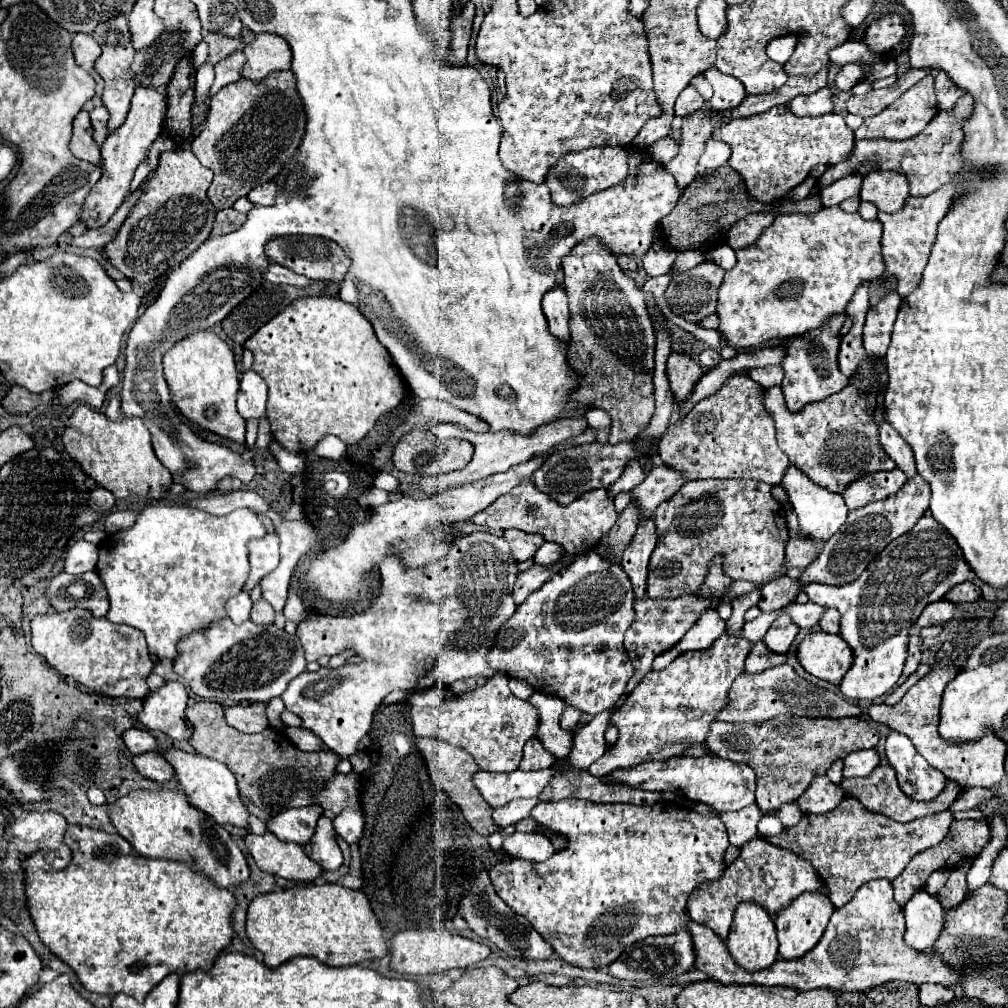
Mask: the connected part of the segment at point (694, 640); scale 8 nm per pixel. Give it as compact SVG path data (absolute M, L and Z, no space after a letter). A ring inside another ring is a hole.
M708 610L706 614L700 616L700 620L690 628L690 632L686 632L686 636L676 646L672 646L668 652L662 652L660 656L656 656L652 668L664 670L682 652L704 650L710 644L714 644L722 634L726 634L726 622L716 614L716 610Z

